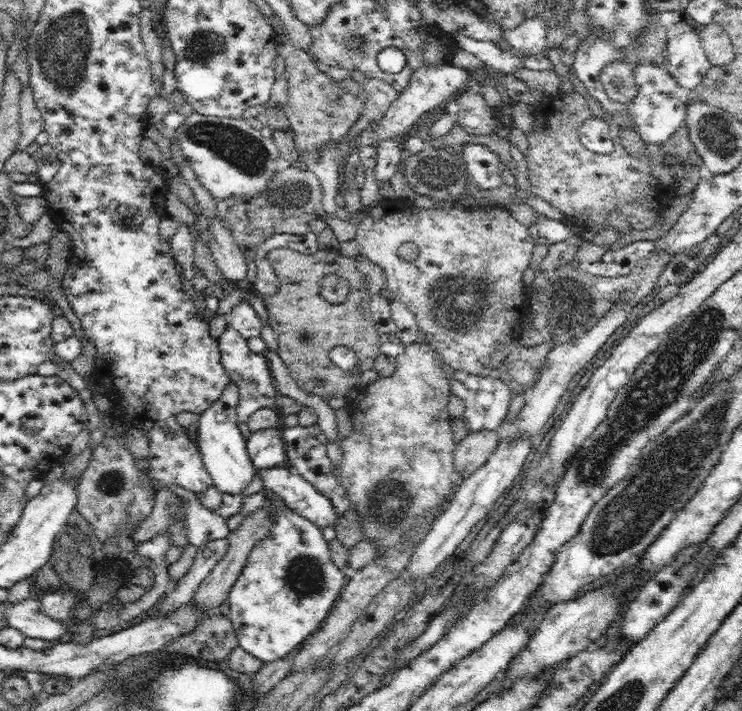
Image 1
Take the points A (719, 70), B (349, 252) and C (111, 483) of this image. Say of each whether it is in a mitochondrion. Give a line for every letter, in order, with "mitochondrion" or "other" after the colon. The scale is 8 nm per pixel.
A: other
B: other
C: mitochondrion

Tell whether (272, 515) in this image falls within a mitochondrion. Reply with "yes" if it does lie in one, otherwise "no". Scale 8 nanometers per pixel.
no

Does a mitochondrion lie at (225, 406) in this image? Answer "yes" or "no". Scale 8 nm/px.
no

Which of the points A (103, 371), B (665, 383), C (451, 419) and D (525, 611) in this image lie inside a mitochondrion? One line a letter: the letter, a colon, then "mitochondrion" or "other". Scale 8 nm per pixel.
A: other
B: mitochondrion
C: other
D: other

